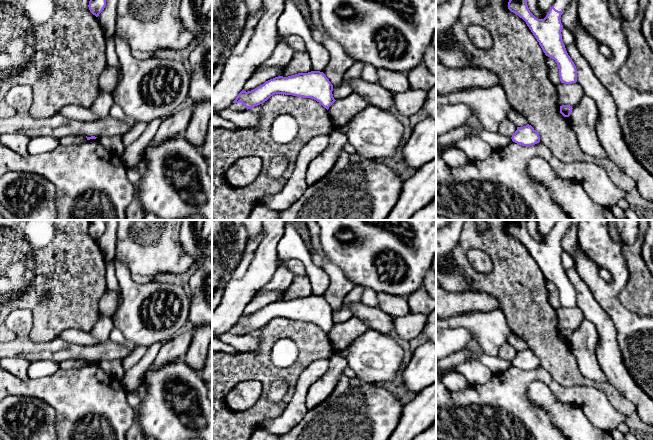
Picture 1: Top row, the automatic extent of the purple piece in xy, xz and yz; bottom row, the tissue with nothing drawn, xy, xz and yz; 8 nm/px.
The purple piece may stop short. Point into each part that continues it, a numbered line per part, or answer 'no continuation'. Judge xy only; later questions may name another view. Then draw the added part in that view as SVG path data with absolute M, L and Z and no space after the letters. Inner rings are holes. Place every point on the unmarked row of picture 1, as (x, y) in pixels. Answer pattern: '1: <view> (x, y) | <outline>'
no continuation

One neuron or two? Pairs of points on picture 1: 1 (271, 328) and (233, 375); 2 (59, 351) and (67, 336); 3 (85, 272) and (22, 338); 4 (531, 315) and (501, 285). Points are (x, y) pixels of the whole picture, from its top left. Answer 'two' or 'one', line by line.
1: one
2: two
3: two
4: one

